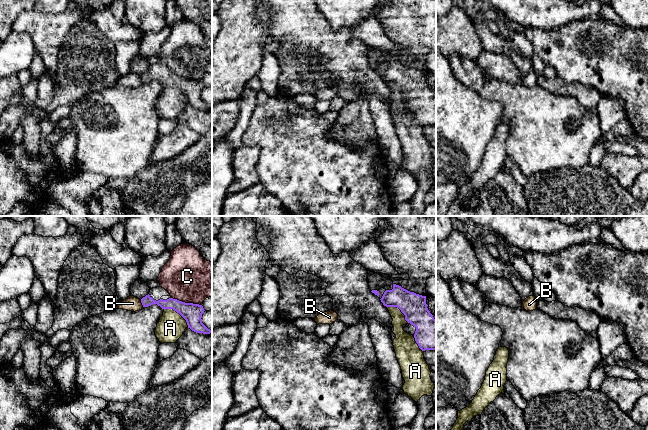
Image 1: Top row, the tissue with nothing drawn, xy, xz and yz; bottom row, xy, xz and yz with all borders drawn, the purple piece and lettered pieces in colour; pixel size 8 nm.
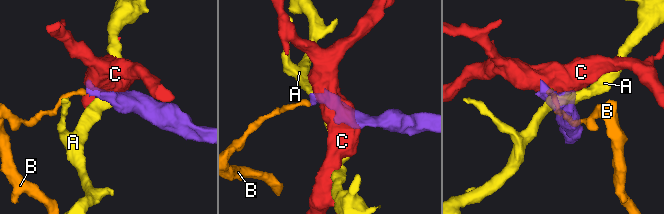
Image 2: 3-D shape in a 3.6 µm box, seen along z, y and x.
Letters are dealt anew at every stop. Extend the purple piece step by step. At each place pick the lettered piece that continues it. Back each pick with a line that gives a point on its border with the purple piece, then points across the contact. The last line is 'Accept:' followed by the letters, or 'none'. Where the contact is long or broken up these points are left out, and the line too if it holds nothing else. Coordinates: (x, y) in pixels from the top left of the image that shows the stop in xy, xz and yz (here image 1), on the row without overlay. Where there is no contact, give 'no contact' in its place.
Accept: none

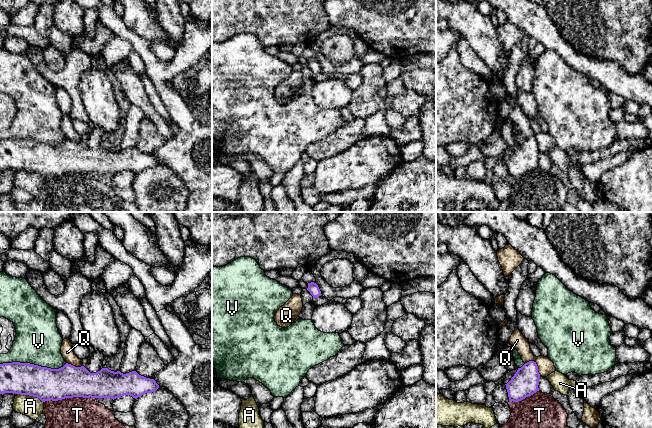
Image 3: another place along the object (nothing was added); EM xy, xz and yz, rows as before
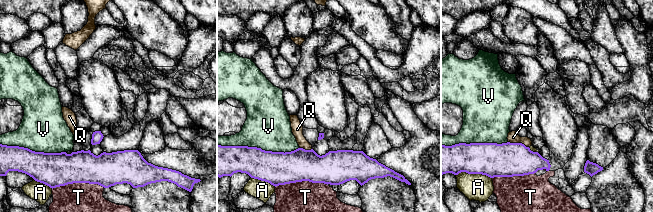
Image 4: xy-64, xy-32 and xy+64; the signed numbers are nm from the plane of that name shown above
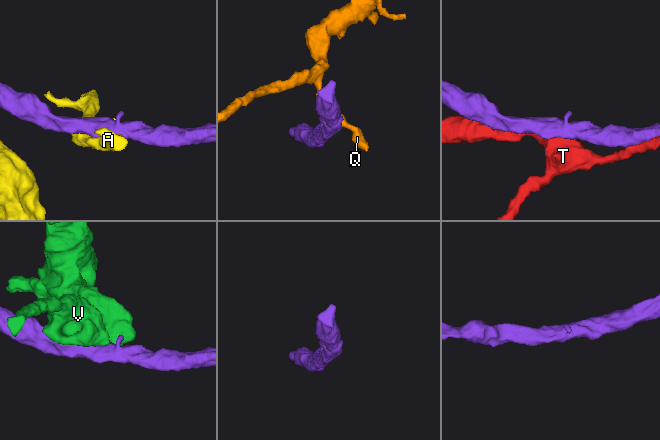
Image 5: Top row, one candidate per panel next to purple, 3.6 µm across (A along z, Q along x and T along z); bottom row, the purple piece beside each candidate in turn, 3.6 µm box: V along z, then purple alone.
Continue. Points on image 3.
Accept: none

